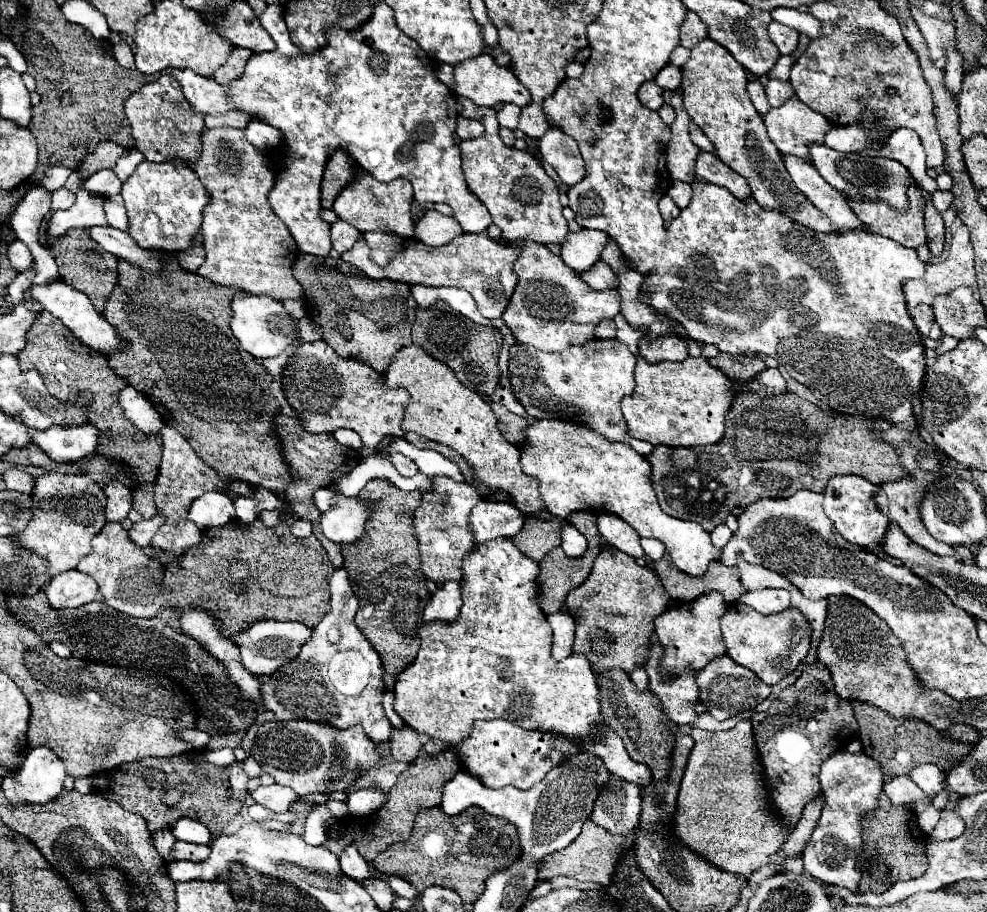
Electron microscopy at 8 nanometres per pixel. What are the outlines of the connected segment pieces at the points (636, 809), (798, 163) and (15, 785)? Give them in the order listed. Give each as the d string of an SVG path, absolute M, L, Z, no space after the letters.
M615 775L599 791L591 821L609 833L627 833L635 829L641 815L641 787L627 783Z
M789 155L783 157L785 167L793 179L793 183L799 187L801 193L807 195L807 199L827 215L829 223L837 231L847 231L847 229L863 229L861 219L855 215L853 209L849 209L847 199L843 193L833 189L813 165Z
M45 747L31 749L23 765L1 783L11 803L47 803L59 795L65 781L63 761Z

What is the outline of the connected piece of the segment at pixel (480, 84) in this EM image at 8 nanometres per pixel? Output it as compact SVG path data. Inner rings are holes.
M487 53L473 57L469 61L463 61L461 65L455 65L455 83L457 95L463 95L477 105L497 105L497 103L515 103L517 107L527 107L531 103L531 93L521 85L521 81L513 75L509 67L501 67L495 63L495 59Z

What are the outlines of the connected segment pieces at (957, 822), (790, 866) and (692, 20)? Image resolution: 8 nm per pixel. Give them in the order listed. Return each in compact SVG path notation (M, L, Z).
M943 809L939 823L935 825L935 829L931 833L931 839L935 839L935 841L951 841L951 839L959 837L963 833L963 829L965 829L965 825L963 825L961 817L957 817L955 813L949 813L947 809Z
M797 855L797 857L785 857L783 869L781 869L779 873L803 873L803 861L801 861L801 855Z
M685 11L685 21L681 25L681 45L687 49L693 49L699 41L707 37L707 27L701 23L701 19L693 11Z

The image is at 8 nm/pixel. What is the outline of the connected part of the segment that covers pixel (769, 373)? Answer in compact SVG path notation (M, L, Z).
M765 369L759 377L755 377L755 381L751 381L747 391L757 395L779 395L785 391L785 379L779 369Z

